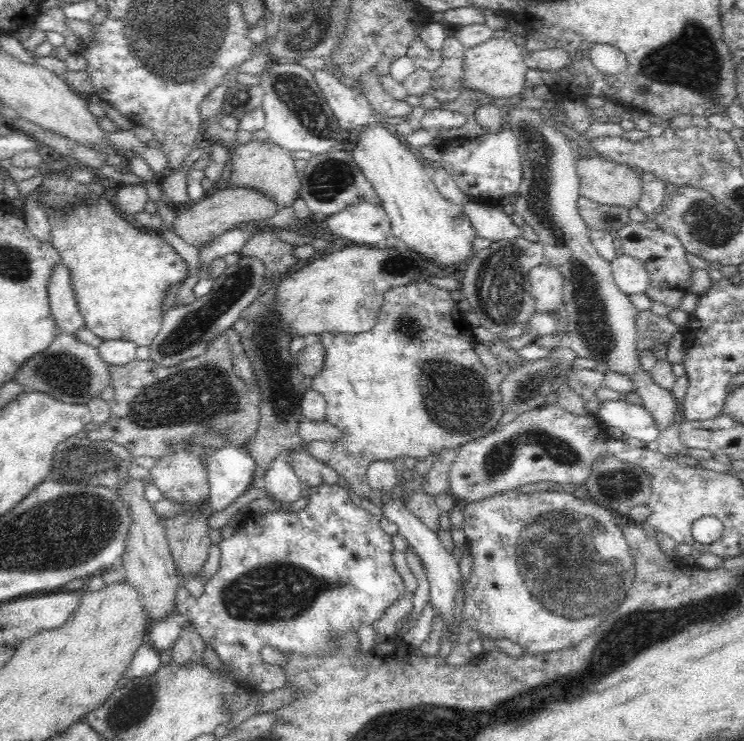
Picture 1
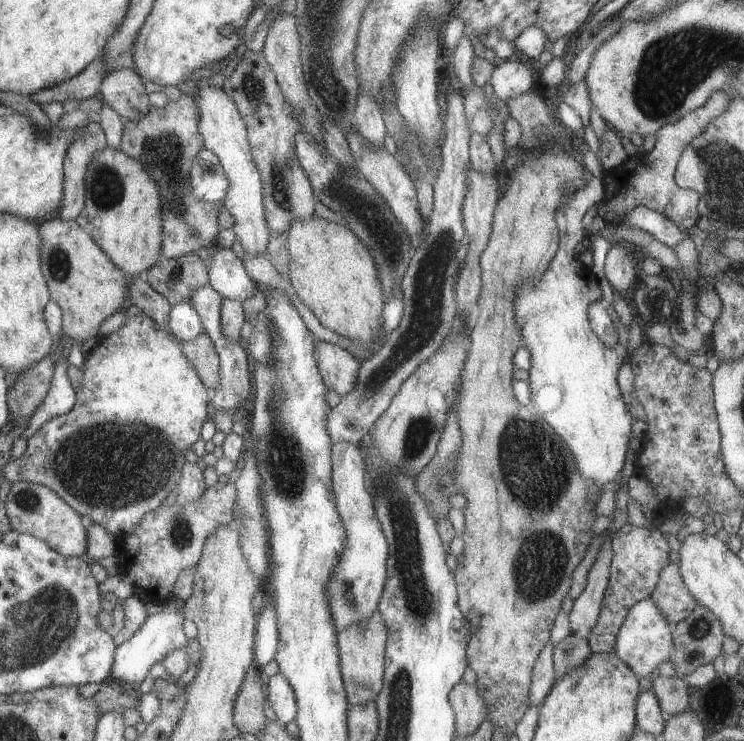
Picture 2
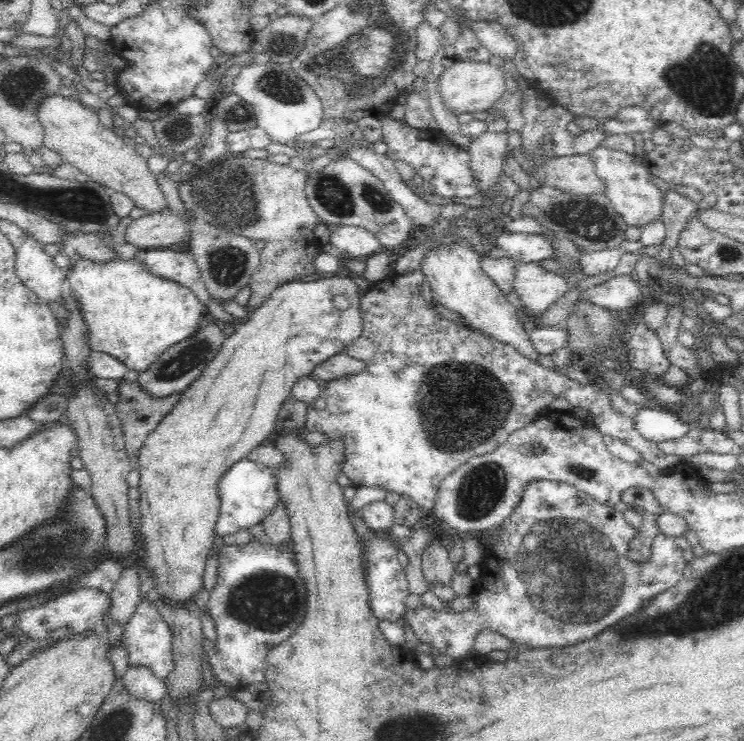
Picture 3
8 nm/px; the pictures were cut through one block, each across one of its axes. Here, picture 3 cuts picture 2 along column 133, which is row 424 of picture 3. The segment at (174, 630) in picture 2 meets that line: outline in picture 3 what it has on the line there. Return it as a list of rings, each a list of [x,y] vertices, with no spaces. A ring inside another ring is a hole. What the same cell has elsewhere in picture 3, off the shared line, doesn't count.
[[[638,408],[631,419],[640,436],[659,443],[682,436],[690,427],[680,421],[675,411],[667,409]]]

